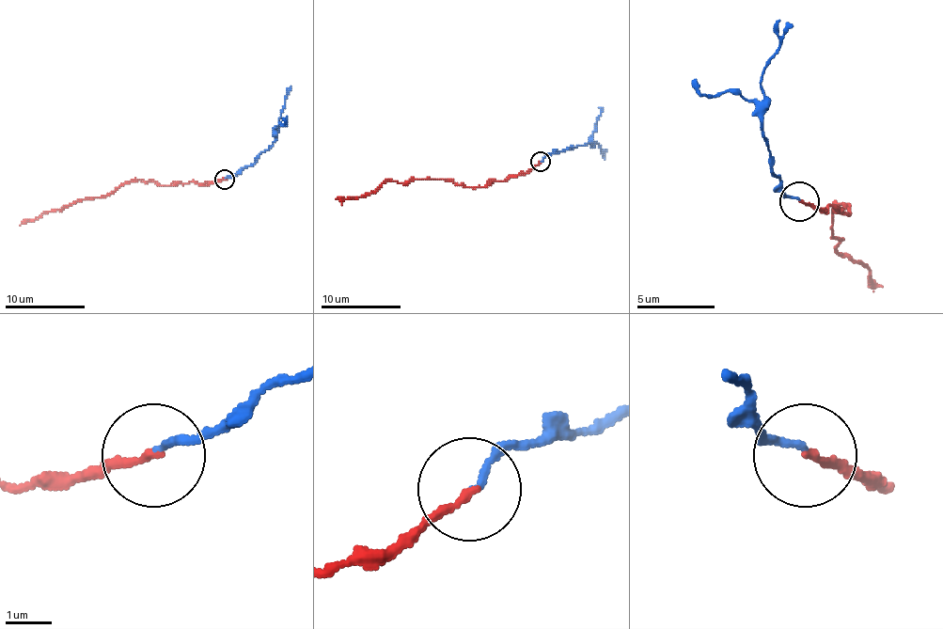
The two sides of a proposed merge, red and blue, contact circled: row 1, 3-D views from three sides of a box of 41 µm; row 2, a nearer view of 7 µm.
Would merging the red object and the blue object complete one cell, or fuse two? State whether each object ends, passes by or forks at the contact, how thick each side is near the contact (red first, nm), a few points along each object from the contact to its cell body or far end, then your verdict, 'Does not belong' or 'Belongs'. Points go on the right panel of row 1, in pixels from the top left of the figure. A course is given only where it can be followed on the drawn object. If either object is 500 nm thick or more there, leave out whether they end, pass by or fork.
At the ring red ends. At the ring blue ends. Thickness 180 nm (red) against 120 nm. Course of red: (798, 202), (822, 211), (829, 206), (849, 214), (840, 202), (833, 211), (837, 249), (868, 269), (872, 292). Course of blue: (798, 198), (786, 195), (775, 175), (763, 133), (763, 66), (778, 46), (775, 19). Does not belong

